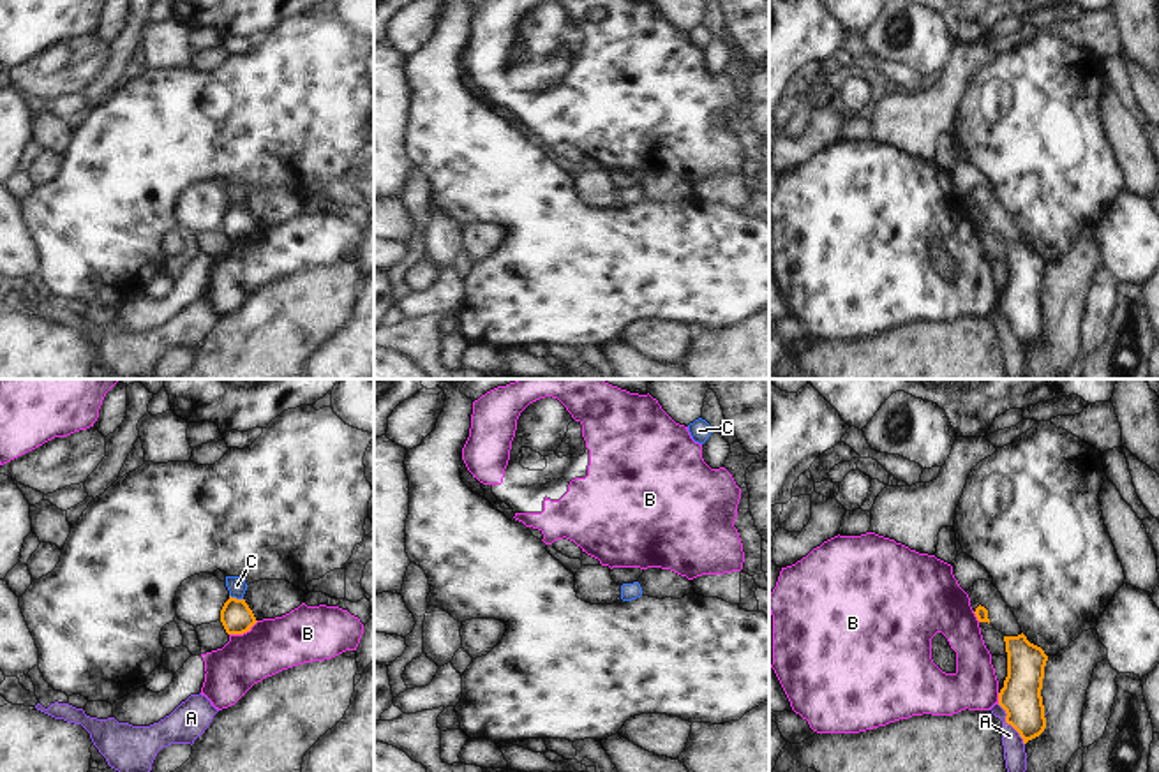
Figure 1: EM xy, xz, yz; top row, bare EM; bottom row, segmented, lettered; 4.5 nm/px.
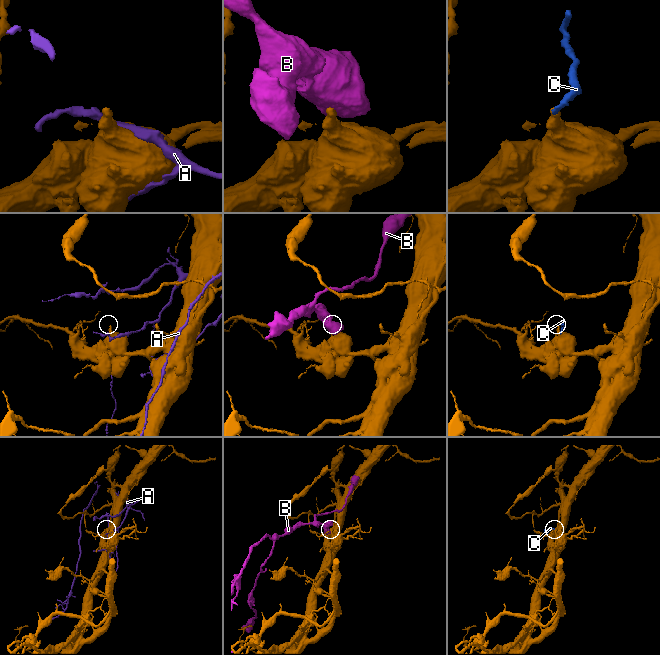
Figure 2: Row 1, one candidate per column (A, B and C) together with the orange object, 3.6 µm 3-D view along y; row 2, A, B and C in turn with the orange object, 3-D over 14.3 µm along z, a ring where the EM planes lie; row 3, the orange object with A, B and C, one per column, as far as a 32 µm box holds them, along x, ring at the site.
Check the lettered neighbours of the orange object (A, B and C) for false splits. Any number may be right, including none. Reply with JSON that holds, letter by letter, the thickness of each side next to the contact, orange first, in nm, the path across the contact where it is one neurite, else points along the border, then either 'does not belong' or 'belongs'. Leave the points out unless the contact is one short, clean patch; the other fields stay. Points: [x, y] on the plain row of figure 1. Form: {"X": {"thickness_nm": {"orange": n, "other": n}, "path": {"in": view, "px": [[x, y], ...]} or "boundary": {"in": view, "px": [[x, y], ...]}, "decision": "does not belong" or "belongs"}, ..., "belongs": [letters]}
{"A": {"thickness_nm": {"orange": 190, "other": 100}, "decision": "does not belong"}, "B": {"thickness_nm": {"orange": 150, "other": 240}, "decision": "does not belong"}, "C": {"thickness_nm": {"orange": 150, "other": 90}, "boundary": {"in": "xy", "px": [[230, 200], [242, 205]]}, "decision": "does not belong"}, "belongs": []}

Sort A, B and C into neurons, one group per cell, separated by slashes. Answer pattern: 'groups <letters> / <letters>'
groups A / B / C

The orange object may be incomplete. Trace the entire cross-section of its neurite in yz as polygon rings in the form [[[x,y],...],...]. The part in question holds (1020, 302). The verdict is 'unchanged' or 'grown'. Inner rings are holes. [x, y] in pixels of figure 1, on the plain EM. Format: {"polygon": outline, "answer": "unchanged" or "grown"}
{"polygon": [[[1004,241],[1007,257],[1007,282],[998,298],[998,310],[1006,315],[1006,328],[1011,330],[1023,349],[1039,342],[1046,333],[1043,310],[1043,284],[1048,261],[1044,256],[1018,241]]], "answer": "unchanged"}

